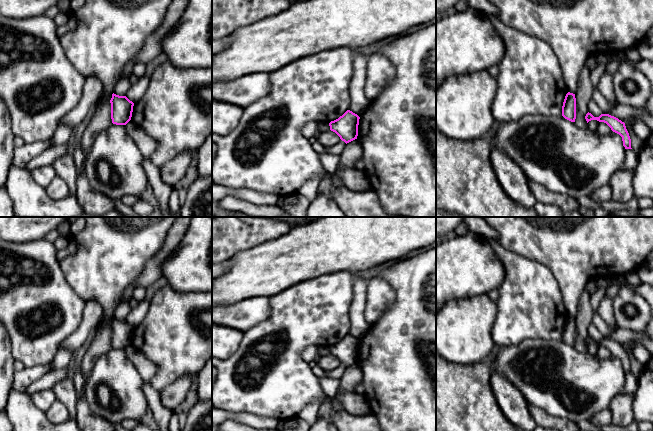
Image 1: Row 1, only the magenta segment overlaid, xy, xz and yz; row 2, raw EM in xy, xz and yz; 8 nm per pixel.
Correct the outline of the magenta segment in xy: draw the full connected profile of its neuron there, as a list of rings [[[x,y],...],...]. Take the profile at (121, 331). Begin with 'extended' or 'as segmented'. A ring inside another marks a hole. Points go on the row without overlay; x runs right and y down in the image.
as segmented; [[[112,318],[111,327],[111,343],[116,349],[126,349],[132,341],[134,327],[126,320]]]

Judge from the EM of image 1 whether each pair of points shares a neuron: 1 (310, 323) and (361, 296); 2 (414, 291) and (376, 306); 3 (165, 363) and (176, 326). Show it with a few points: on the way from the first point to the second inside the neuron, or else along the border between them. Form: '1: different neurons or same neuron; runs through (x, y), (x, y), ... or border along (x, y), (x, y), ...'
1: different neurons; border along (355, 278), (354, 297), (350, 307), (350, 324)
2: different neurons; border along (383, 279), (393, 289), (394, 301), (379, 317)
3: same neuron; runs through (174, 354), (176, 352), (176, 335)

